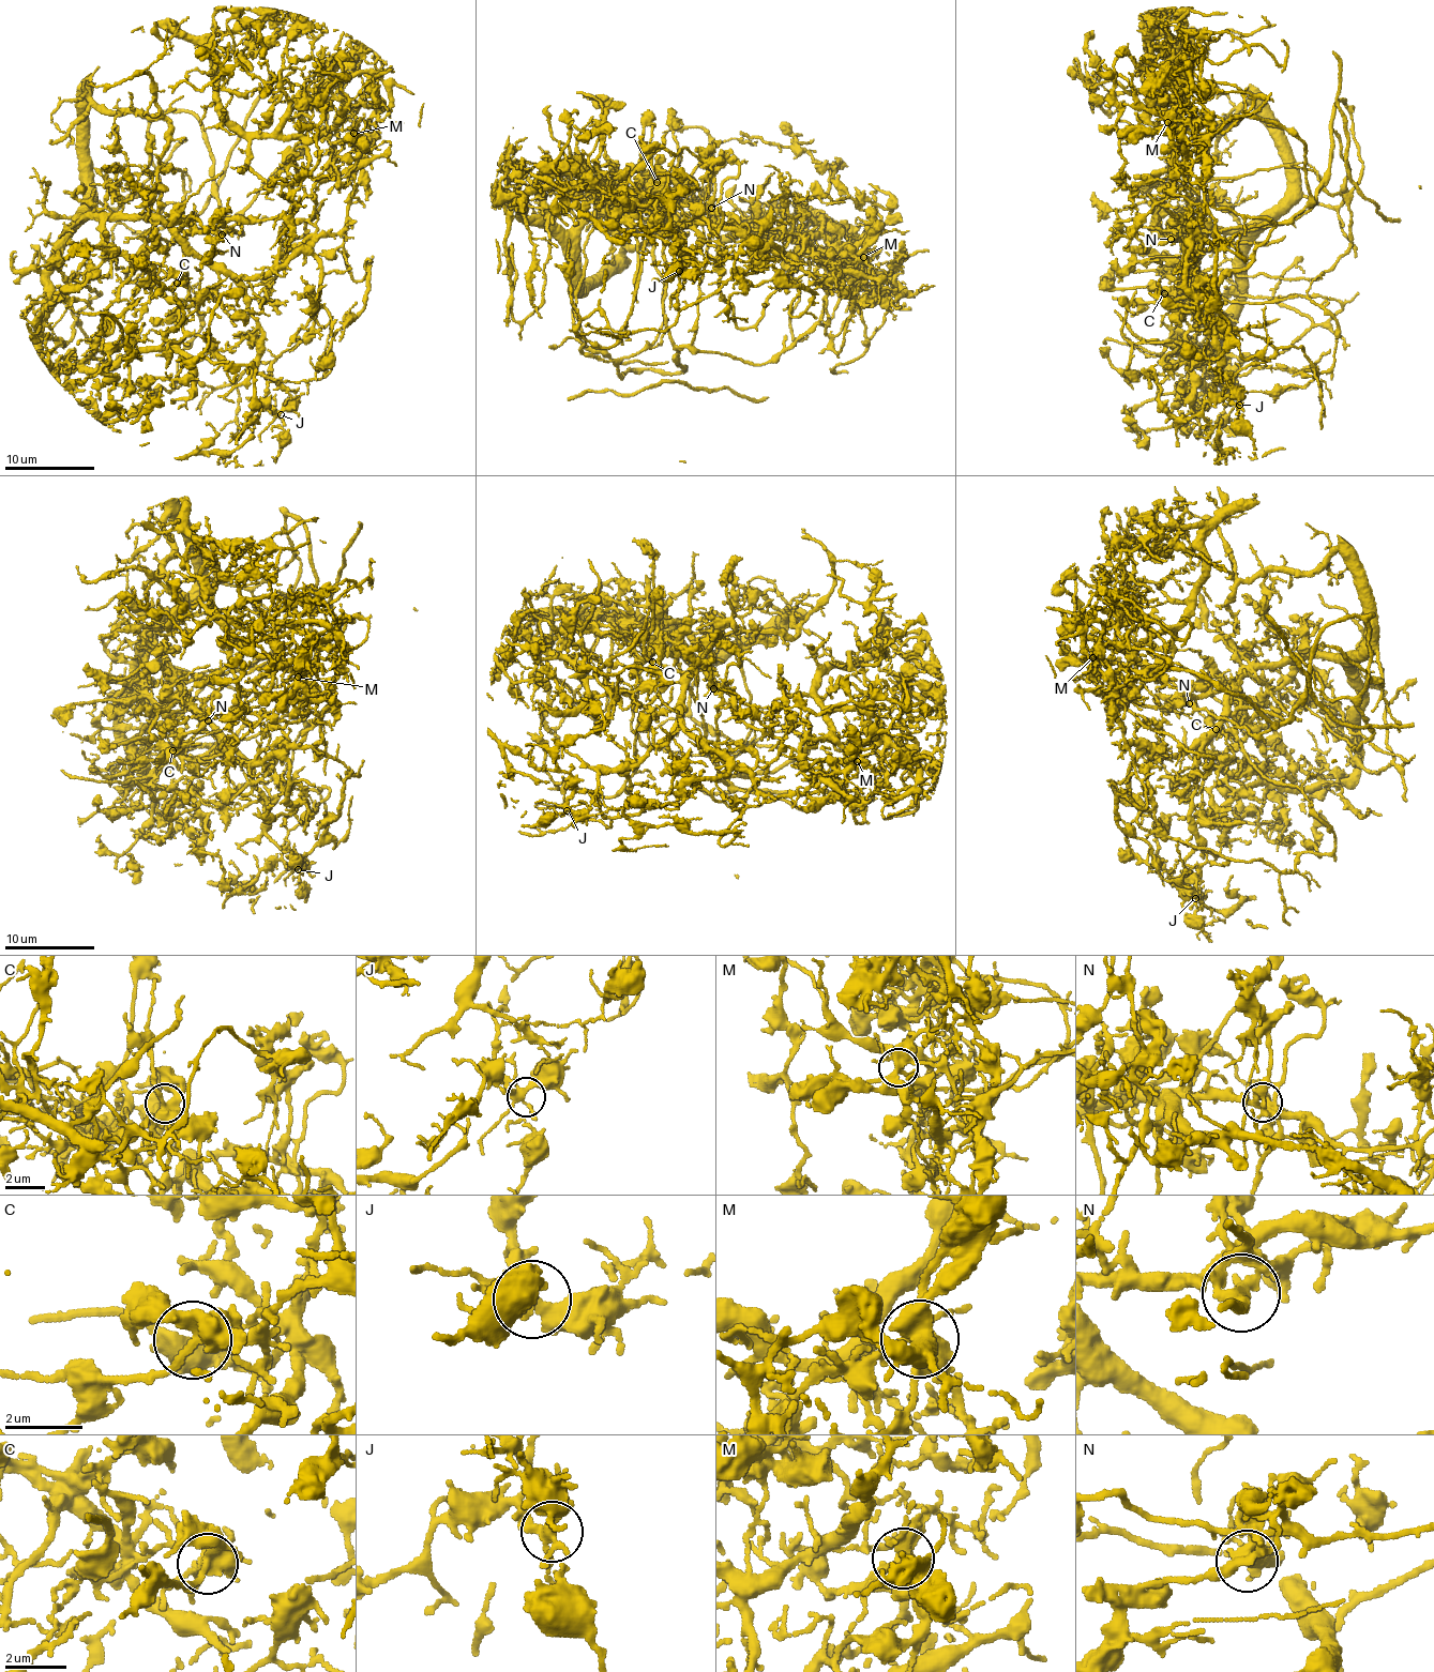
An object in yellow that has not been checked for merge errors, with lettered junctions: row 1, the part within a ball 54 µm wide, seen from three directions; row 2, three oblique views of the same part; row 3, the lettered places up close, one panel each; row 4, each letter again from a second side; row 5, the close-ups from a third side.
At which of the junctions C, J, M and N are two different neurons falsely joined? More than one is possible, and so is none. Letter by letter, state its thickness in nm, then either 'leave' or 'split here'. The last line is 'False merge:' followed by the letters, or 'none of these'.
C: calibre 440 nm; leave
J: calibre 320 nm; leave
M: calibre 420 nm; split here
N: calibre 240 nm; split here
False merge: M, N

